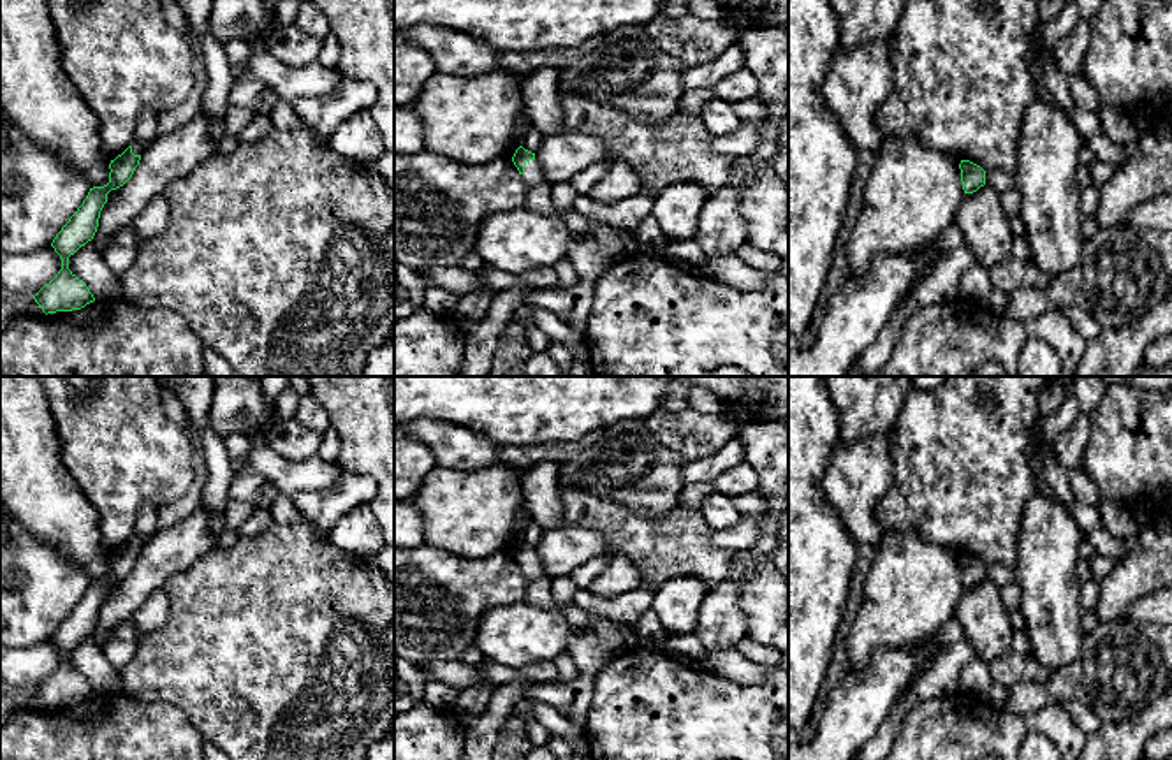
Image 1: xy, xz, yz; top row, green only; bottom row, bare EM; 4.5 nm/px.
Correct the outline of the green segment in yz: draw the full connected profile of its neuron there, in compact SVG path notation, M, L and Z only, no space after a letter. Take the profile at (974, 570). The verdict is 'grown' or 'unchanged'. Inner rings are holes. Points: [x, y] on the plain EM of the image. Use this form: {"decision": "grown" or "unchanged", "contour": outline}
{"decision": "unchanged", "contour": "M961 554L959 563L964 588L973 588L985 579L985 565L980 559Z"}

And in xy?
{"decision": "grown", "contour": "M134 535L121 549L111 554L109 577L90 582L83 598L53 633L51 640L62 653L62 663L33 690L46 709L81 704L95 695L86 677L69 663L69 651L93 633L107 588L123 581L132 572L144 545L146 542Z"}

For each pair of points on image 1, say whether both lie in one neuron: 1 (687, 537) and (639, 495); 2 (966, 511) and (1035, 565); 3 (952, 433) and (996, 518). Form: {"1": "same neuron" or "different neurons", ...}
{"1": "different neurons", "2": "different neurons", "3": "same neuron"}

